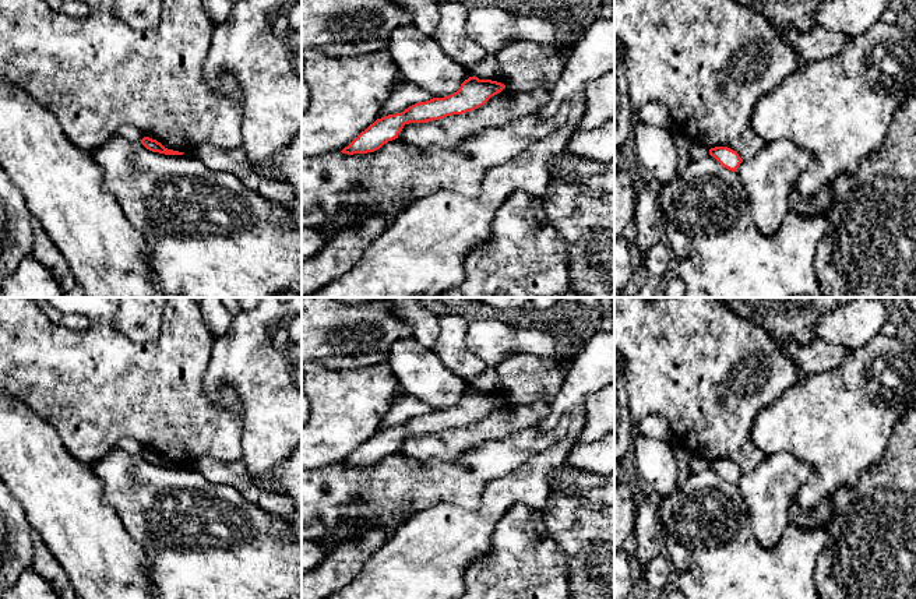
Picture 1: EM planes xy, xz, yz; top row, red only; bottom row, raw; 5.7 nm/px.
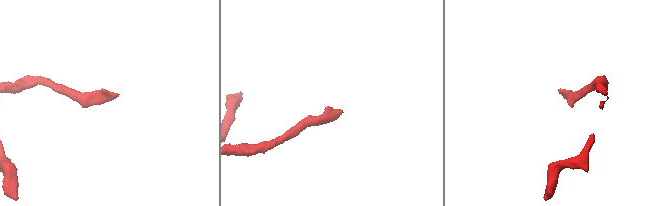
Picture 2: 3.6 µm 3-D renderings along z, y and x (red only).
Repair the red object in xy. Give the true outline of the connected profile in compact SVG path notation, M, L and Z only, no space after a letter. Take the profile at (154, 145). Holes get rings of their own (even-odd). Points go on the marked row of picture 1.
M144 137L141 140L141 144L152 151L152 152L159 152L159 154L165 154L165 155L183 155L184 152L179 152L179 151L173 151L173 149L168 149L165 148L161 142L158 142L156 140L152 140L149 137Z

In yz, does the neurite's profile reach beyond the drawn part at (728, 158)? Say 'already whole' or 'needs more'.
already whole

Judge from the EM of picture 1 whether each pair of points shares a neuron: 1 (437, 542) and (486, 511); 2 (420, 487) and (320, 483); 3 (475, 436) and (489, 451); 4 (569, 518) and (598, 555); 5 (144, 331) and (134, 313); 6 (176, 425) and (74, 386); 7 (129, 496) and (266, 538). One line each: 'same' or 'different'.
1: same
2: same
3: different
4: same
5: same
6: same
7: same

